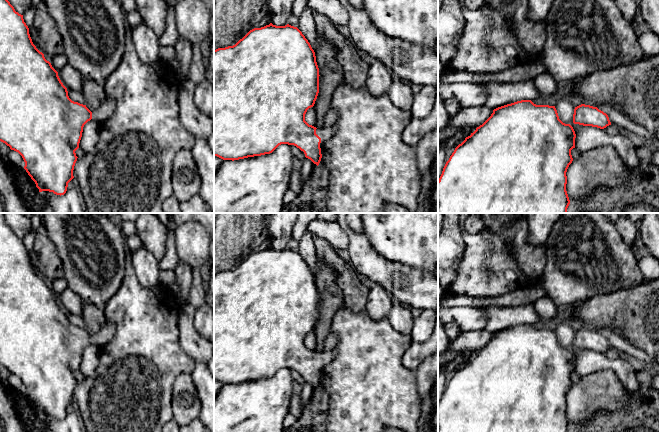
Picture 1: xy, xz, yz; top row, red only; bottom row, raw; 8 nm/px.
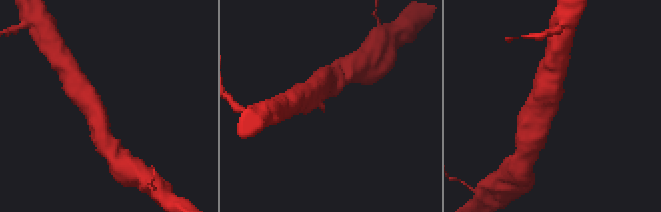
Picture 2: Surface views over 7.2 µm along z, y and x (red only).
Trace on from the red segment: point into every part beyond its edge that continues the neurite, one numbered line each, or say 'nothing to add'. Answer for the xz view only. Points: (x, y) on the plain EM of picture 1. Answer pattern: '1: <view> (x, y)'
1: xz (325, 357)

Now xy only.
1: xy (106, 334)

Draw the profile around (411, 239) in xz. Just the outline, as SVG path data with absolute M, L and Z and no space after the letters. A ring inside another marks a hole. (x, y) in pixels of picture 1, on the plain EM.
M362 213L363 234L374 250L386 260L420 269L436 278L438 264L438 213Z

